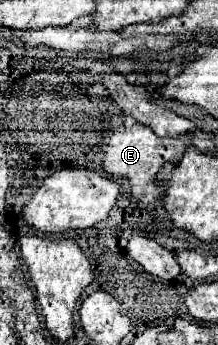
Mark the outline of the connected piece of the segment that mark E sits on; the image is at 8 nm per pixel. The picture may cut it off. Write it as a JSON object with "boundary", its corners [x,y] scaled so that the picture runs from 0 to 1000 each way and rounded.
{"boundary":[[[601,354],[573,365],[546,365],[491,429],[482,429],[482,458],[463,470],[463,487],[482,499],[500,499],[528,516],[583,516],[592,522],[592,562],[610,574],[628,574],[638,586],[702,586],[739,568],[748,545],[711,539],[711,510],[720,499],[748,487],[748,475],[766,470],[803,470],[821,464],[821,452],[849,441],[849,429],[867,429],[867,400],[830,394],[830,400],[720,400],[702,388],[702,377],[683,377],[674,365],[647,365],[638,354]]]}

